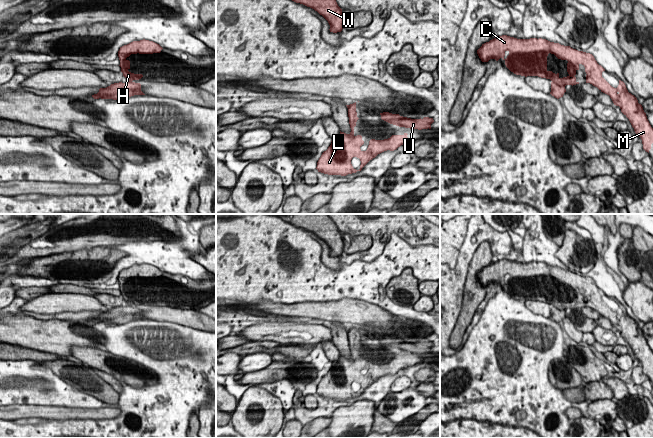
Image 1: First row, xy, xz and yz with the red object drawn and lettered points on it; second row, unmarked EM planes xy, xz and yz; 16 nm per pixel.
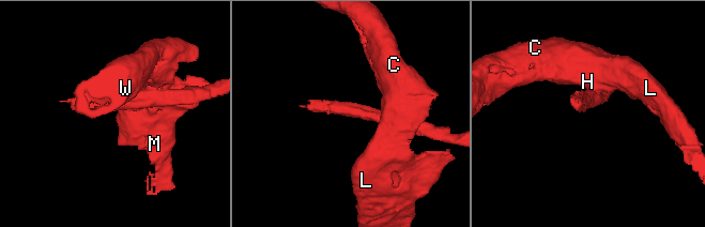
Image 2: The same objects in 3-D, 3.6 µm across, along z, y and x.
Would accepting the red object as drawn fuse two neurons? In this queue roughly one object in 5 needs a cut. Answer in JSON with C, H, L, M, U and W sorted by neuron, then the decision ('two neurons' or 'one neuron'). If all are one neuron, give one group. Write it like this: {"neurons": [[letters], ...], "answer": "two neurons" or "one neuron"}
{"neurons": [["C", "H", "L", "M", "W"], ["U"]], "answer": "two neurons"}

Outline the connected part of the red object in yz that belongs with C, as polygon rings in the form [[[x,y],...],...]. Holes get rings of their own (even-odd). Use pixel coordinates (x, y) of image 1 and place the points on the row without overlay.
[[[502,259],[482,268],[477,274],[482,286],[490,283],[498,285],[502,282],[506,291],[516,299],[538,300],[550,303],[558,309],[576,309],[576,295],[579,289],[585,291],[586,307],[597,311],[601,316],[612,323],[614,329],[619,330],[621,336],[629,343],[636,359],[643,368],[643,373],[649,377],[653,367],[653,352],[651,351],[646,337],[637,322],[628,316],[623,305],[619,304],[617,312],[612,311],[603,301],[605,293],[597,287],[590,277],[578,275],[570,270],[550,266],[542,262],[517,263]],[[554,278],[558,283],[567,284],[568,300],[560,302],[547,294],[547,280]]]

